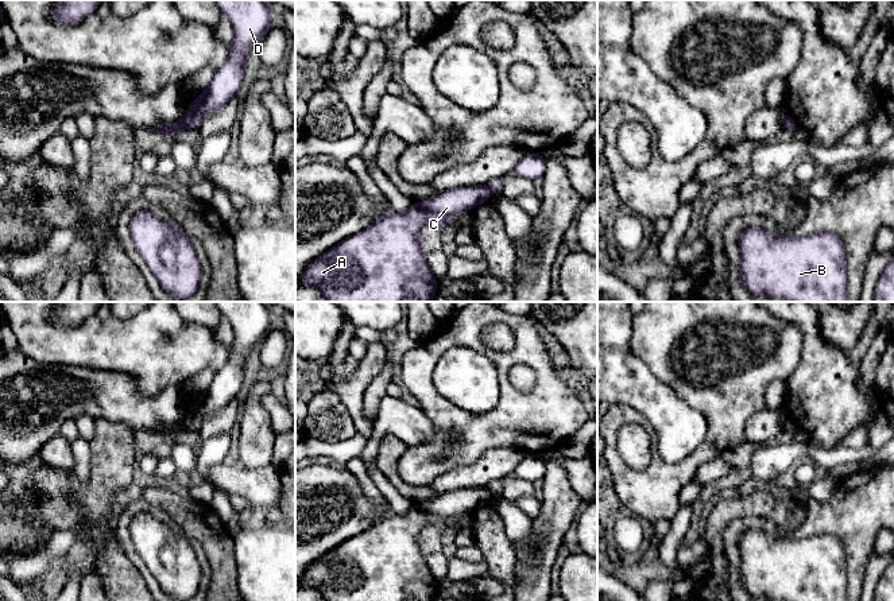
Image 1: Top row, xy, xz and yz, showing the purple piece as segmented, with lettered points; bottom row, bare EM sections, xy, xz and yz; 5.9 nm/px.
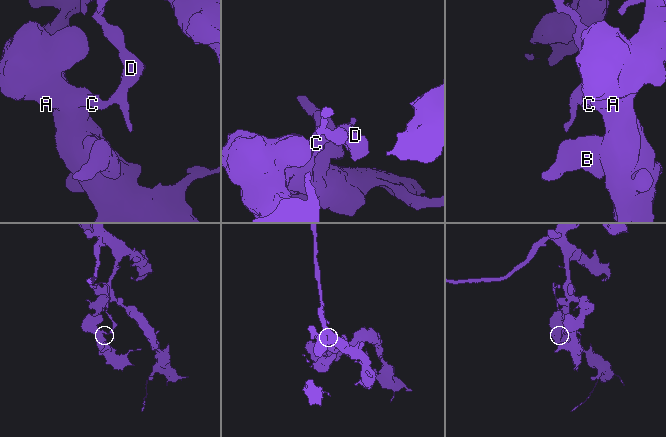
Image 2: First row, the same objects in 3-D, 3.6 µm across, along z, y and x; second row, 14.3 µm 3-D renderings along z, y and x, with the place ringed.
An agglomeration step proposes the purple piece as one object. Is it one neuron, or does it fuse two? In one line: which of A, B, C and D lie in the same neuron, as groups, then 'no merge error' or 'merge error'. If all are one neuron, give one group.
A B C / D | merge error

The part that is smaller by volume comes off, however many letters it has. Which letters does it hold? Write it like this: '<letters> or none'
D

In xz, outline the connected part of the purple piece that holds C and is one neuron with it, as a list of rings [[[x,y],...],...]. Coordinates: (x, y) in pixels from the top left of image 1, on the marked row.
[[[487,186],[460,187],[414,202],[407,212],[391,212],[313,260],[299,280],[313,286],[325,302],[402,302],[407,296],[431,302],[437,279],[421,247],[422,226],[436,224],[442,232],[453,216],[475,209],[491,195]]]

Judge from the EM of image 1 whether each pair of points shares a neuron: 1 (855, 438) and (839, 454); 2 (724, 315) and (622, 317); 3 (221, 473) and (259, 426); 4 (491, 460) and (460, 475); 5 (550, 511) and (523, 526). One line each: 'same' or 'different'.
1: different
2: different
3: different
4: same
5: different

